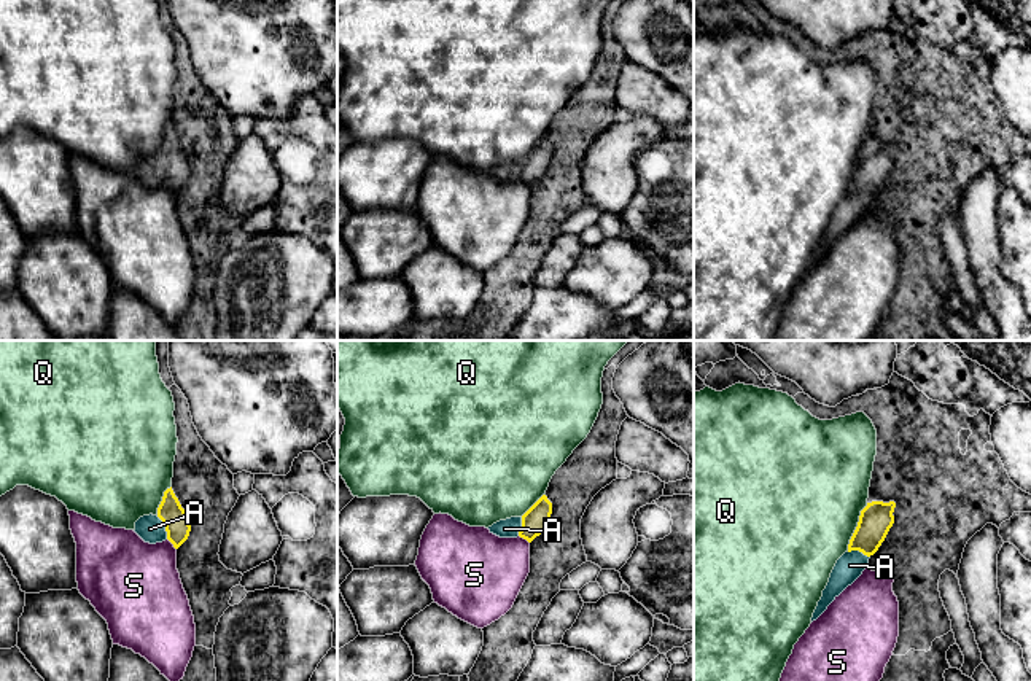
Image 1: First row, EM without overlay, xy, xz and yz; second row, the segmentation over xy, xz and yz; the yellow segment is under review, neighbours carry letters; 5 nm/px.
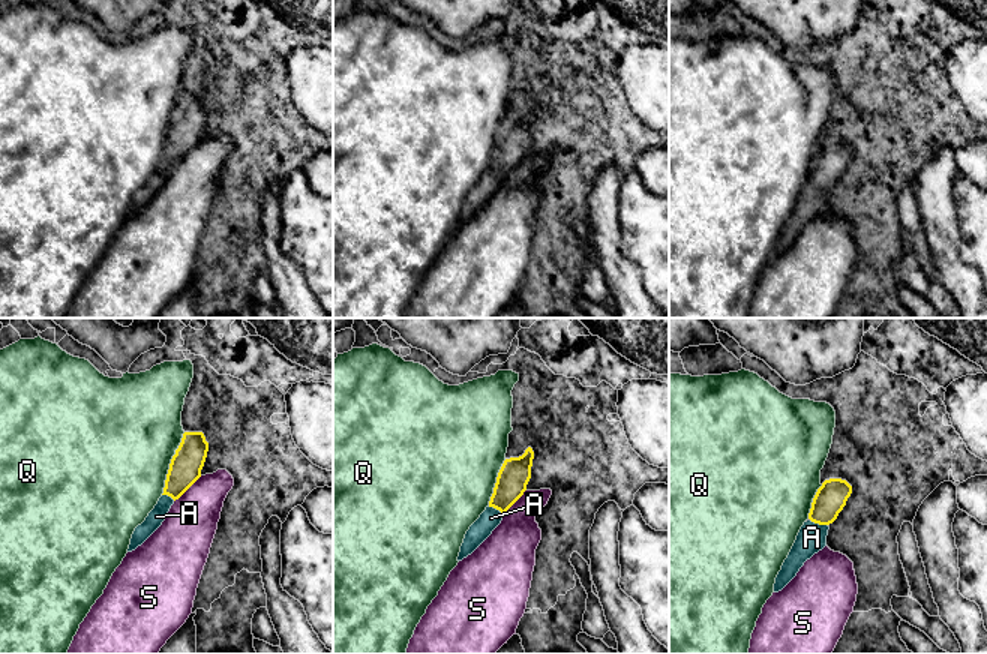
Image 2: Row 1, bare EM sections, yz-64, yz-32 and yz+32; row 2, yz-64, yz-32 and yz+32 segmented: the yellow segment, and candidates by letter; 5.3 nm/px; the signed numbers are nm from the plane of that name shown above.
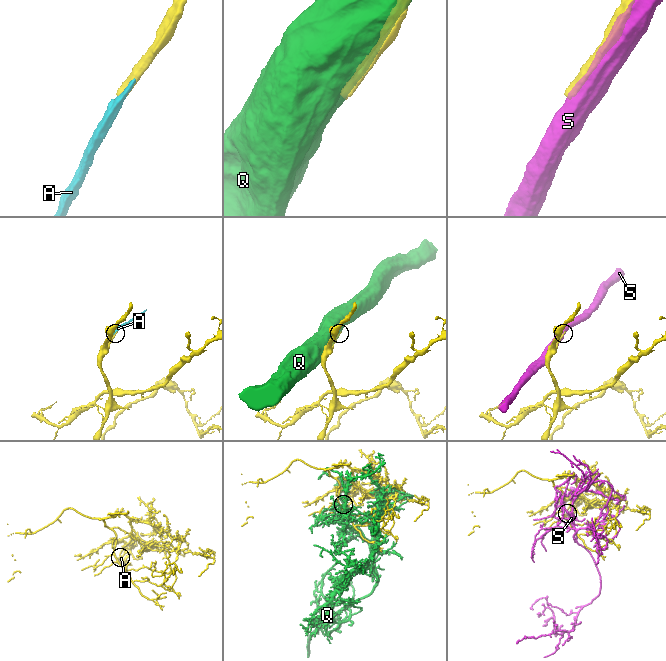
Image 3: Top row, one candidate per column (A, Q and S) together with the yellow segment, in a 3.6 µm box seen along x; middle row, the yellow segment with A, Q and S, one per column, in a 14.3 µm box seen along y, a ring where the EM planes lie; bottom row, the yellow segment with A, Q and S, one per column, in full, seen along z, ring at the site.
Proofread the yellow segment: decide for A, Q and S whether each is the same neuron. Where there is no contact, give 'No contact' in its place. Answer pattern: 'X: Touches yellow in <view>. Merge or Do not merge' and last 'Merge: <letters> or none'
A: Touches yellow in xy. Merge
Q: Touches yellow in yz. Do not merge
S: Touches yellow in xy. Do not merge
Merge: A

